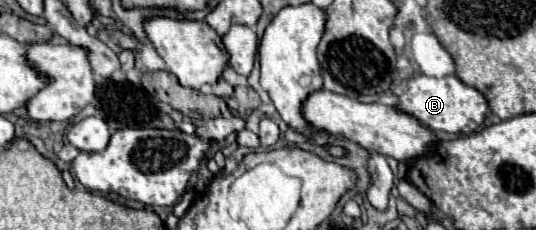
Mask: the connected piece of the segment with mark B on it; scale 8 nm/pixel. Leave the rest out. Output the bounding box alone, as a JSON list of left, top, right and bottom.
[396,74,488,134]

